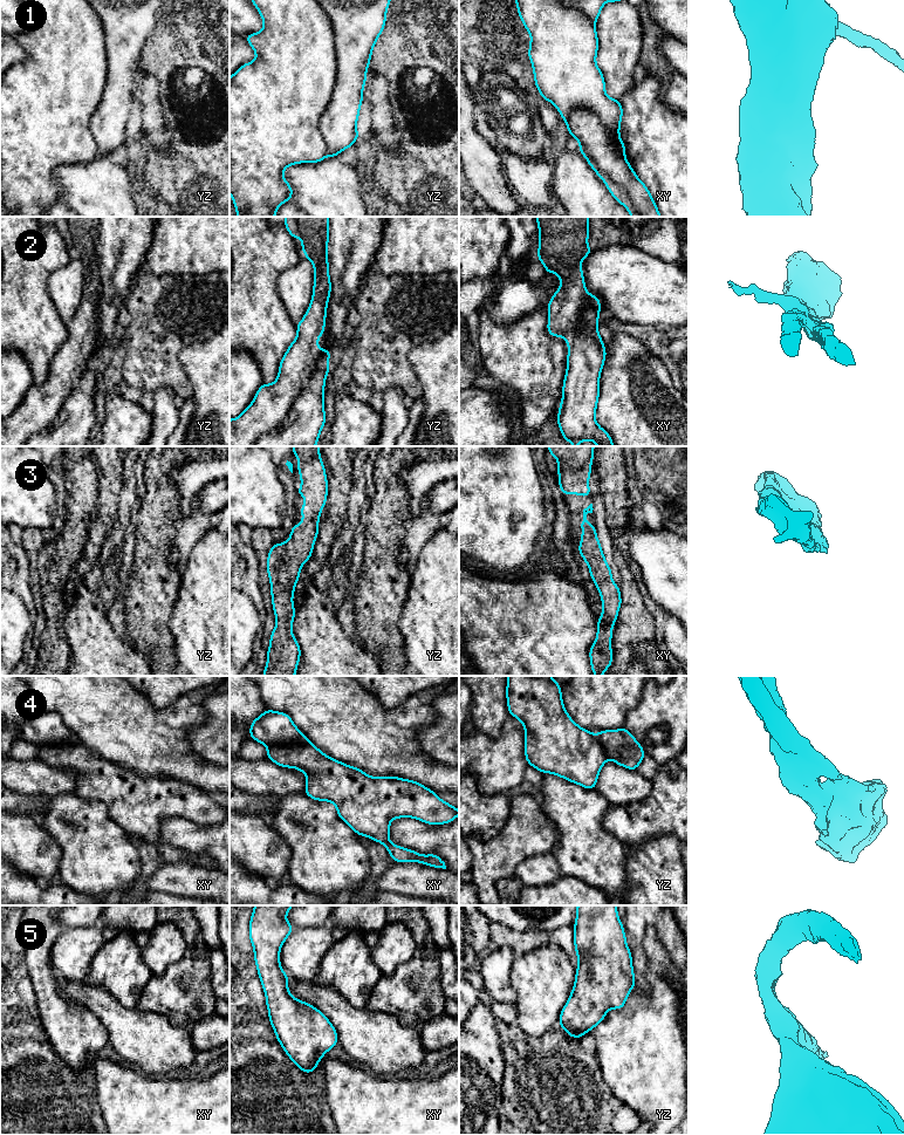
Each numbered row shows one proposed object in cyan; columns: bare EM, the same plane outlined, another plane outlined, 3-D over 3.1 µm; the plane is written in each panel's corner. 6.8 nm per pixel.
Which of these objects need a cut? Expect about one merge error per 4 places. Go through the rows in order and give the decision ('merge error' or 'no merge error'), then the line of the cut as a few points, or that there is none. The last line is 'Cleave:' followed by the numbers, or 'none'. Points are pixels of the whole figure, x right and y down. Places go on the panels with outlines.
1: no merge error | no cut
2: no merge error | no cut
3: no merge error | no cut
4: no merge error | no cut
5: no merge error | no cut
Cleave: none

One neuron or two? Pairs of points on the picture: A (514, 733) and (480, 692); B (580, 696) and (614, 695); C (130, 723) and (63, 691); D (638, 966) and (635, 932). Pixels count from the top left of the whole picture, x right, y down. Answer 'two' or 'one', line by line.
A: two
B: one
C: one
D: one

